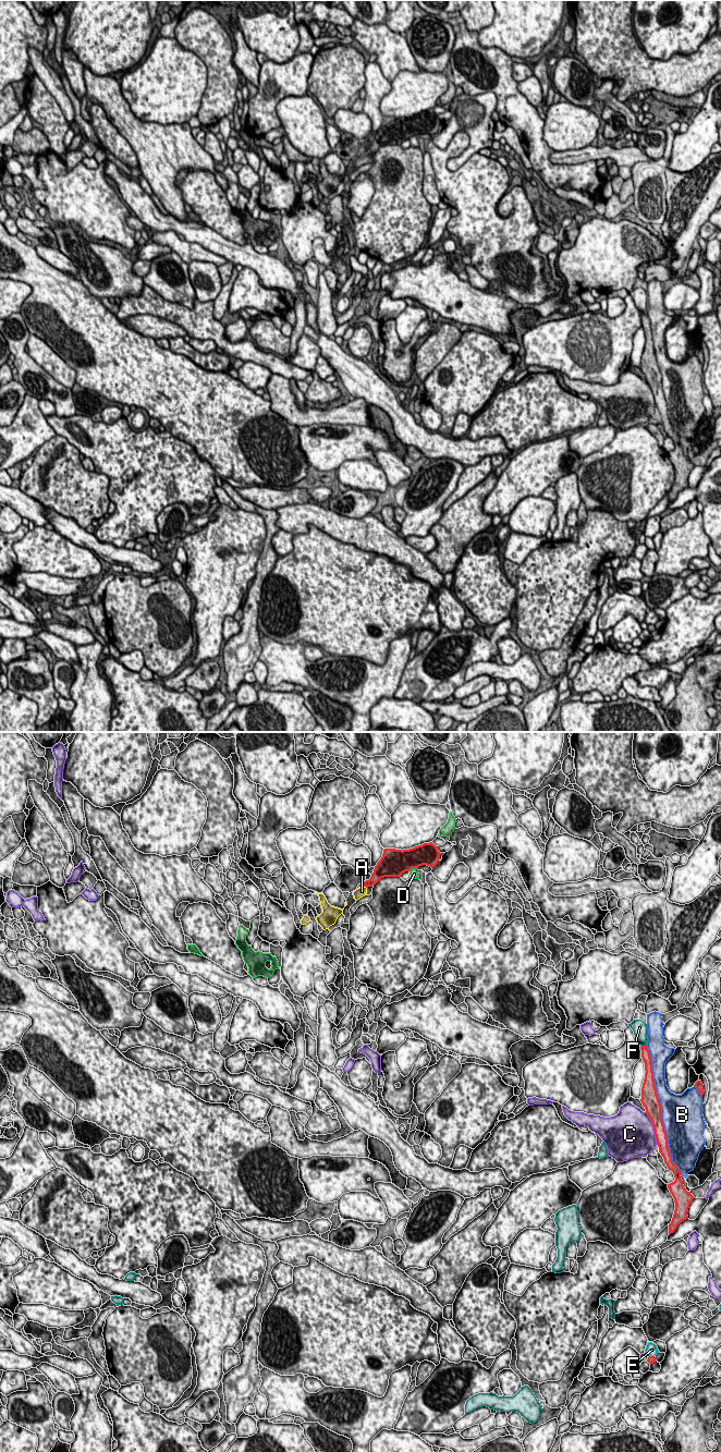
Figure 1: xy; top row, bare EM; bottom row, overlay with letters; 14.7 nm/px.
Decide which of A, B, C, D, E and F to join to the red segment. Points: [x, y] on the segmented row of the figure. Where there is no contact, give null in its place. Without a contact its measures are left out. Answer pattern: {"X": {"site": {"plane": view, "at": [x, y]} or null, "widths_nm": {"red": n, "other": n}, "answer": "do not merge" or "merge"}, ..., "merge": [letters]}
{"A": {"site": {"plane": "xy", "at": [364, 886]}, "widths_nm": {"red": 160, "other": 140}, "answer": "merge"}, "B": {"site": {"plane": "xy", "at": [660, 1110]}, "widths_nm": {"red": 260, "other": 460}, "answer": "do not merge"}, "C": {"site": {"plane": "xy", "at": [654, 1129]}, "widths_nm": {"red": 200, "other": 500}, "answer": "do not merge"}, "D": {"site": {"plane": "xy", "at": [413, 867]}, "widths_nm": {"red": 360, "other": 130}, "answer": "do not merge"}, "E": {"site": {"plane": "xy", "at": [650, 1356]}, "widths_nm": {"red": 120, "other": 190}, "answer": "do not merge"}, "F": {"site": {"plane": "xy", "at": [643, 1046]}, "widths_nm": {"red": 130, "other": 220}, "answer": "do not merge"}, "merge": ["A"]}

